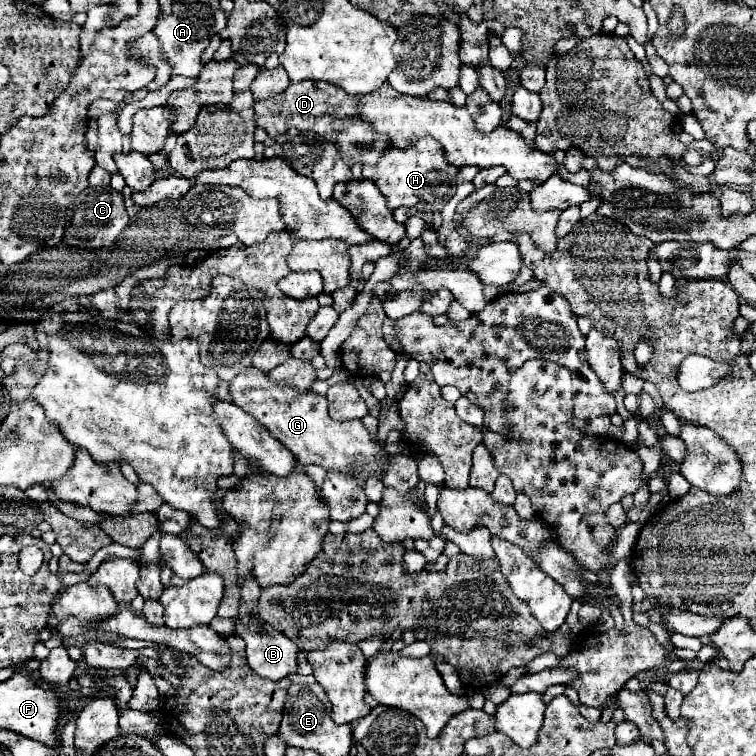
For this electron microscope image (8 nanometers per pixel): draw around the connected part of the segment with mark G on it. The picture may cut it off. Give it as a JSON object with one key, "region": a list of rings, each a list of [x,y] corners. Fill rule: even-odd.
{"region":[[[249,366],[243,368],[229,386],[231,400],[249,412],[255,420],[259,420],[281,444],[285,444],[299,464],[319,464],[325,470],[339,472],[355,472],[361,466],[363,476],[383,474],[383,466],[389,456],[379,446],[377,438],[367,432],[361,420],[335,422],[329,418],[329,402],[325,396],[315,392],[301,392],[293,386],[283,386],[283,382],[273,382],[267,372]]]}

